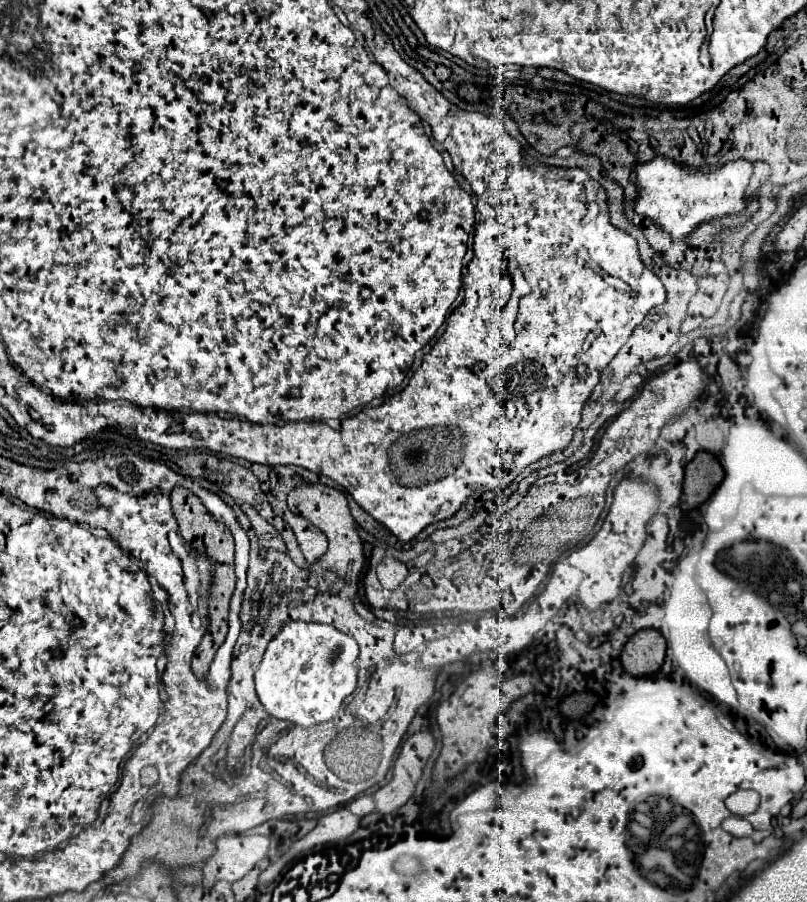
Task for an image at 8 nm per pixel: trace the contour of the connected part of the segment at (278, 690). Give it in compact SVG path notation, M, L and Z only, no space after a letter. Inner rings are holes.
M290 620L270 640L256 668L256 696L264 710L298 726L316 726L332 720L346 696L356 690L358 644L352 636L328 624Z

